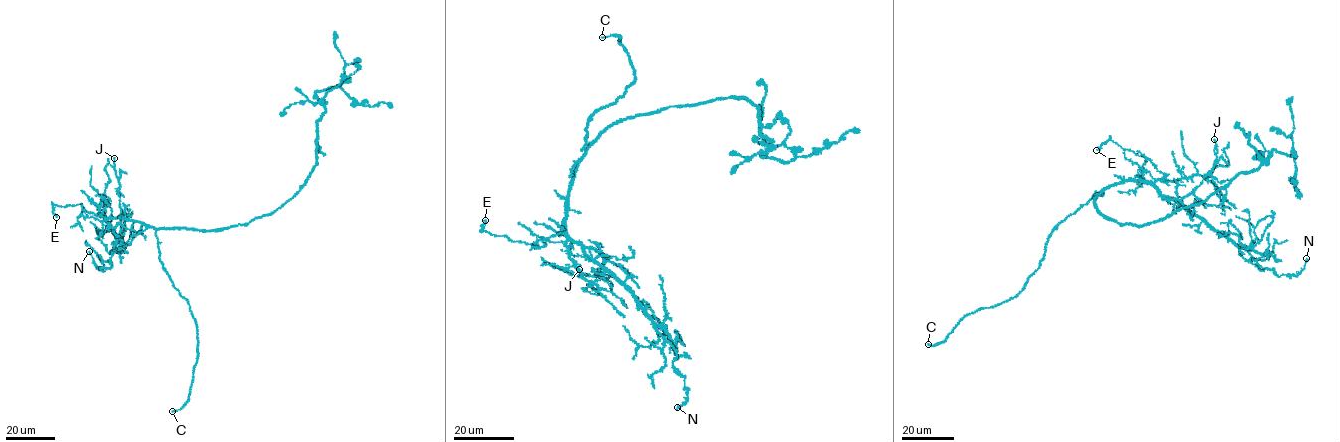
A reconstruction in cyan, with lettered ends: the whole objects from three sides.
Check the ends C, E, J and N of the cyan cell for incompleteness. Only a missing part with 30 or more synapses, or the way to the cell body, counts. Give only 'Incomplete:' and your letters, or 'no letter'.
Incomplete: C

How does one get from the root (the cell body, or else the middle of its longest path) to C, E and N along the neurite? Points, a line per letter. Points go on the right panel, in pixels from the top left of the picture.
C: (1105, 216), (1094, 207), (1096, 194), (1052, 232), (1040, 265), (1020, 291), (977, 309), (946, 339), (928, 344)
E: (1105, 216), (1095, 209), (1095, 197), (1122, 182), (1145, 182), (1140, 172), (1146, 159), (1111, 140), (1096, 150)
N: (1105, 216), (1094, 207), (1098, 194), (1122, 182), (1146, 180), (1222, 233), (1261, 270), (1298, 275), (1306, 258)

